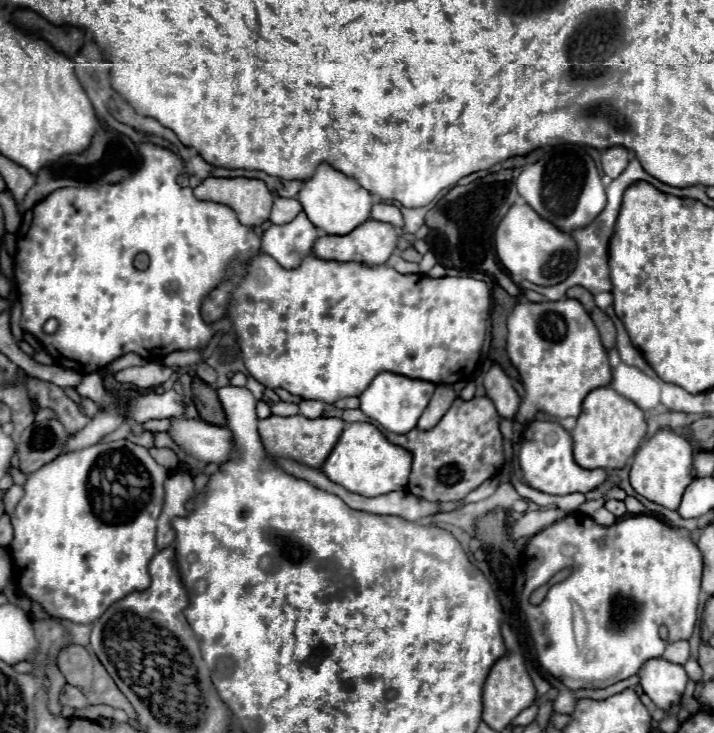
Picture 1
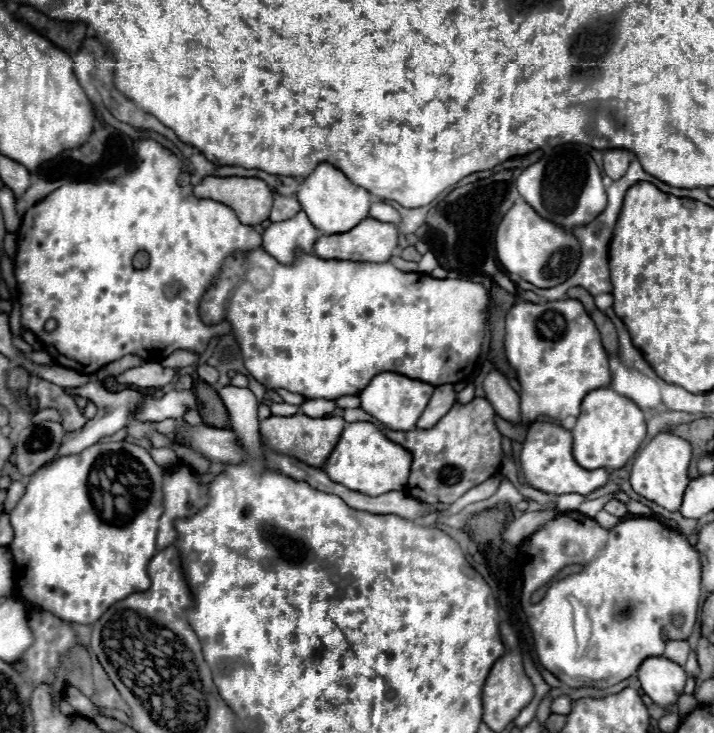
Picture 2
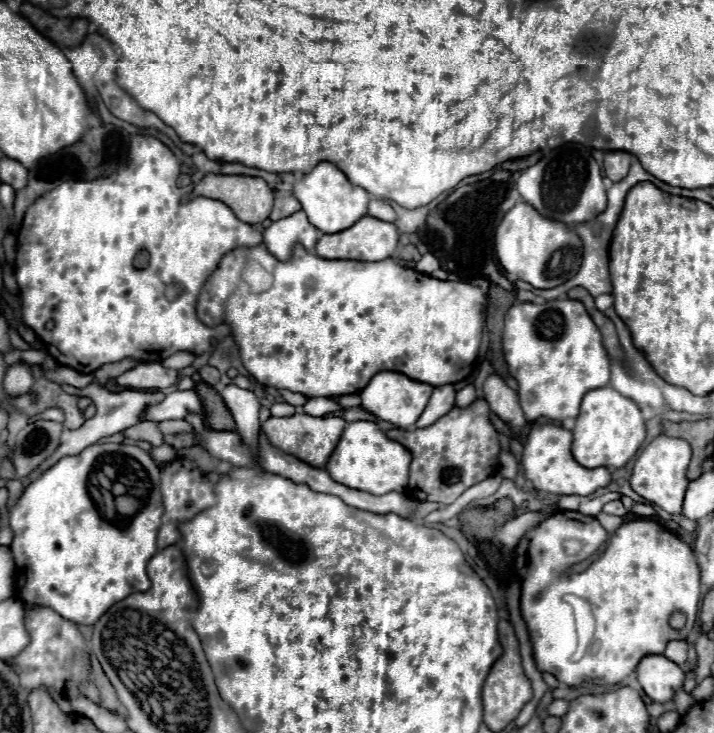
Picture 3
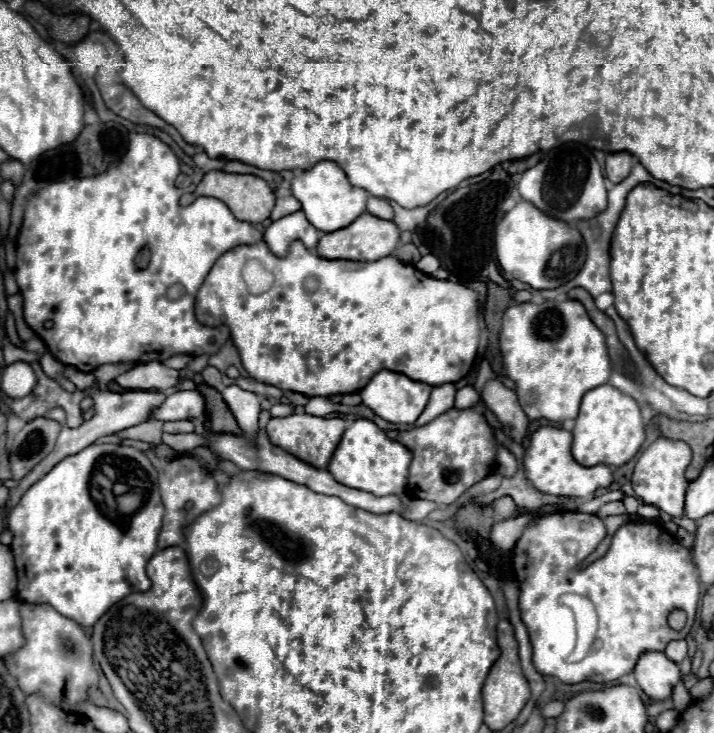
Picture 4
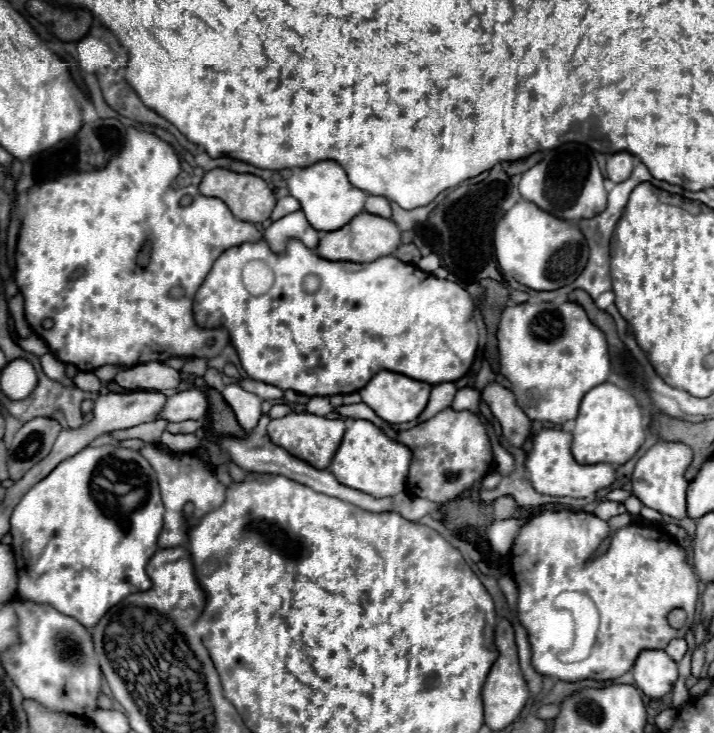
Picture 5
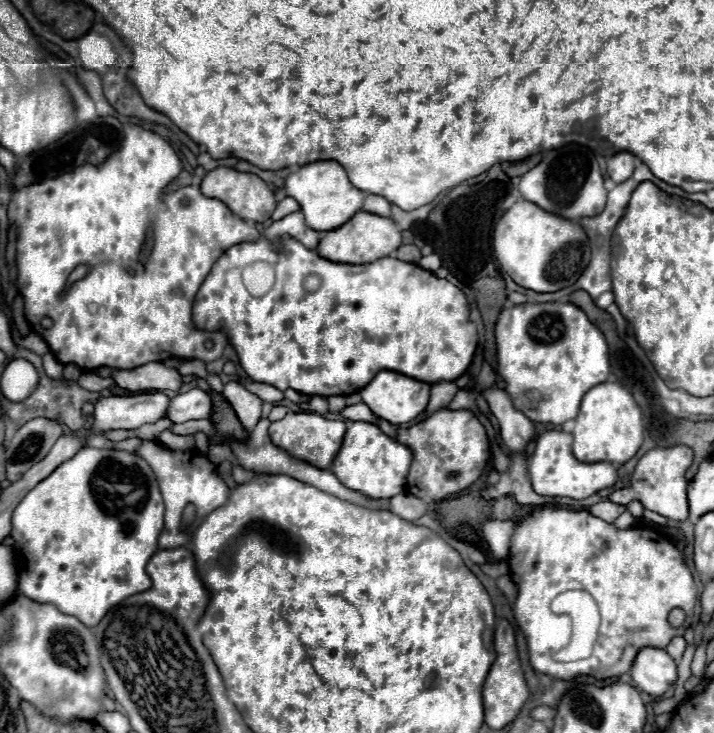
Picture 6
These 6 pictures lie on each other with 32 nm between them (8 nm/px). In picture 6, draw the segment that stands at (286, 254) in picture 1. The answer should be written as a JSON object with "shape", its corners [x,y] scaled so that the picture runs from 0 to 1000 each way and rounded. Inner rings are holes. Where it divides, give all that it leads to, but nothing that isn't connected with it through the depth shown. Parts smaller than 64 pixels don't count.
{"shape":[[[423,289],[403,292],[401,297],[384,303],[378,311],[370,314],[370,325],[375,325],[378,330],[392,327],[395,322],[415,325],[417,330],[423,330],[431,338],[443,338],[445,330],[448,330],[448,317],[443,317],[443,314],[437,314],[437,311],[429,308]]]}

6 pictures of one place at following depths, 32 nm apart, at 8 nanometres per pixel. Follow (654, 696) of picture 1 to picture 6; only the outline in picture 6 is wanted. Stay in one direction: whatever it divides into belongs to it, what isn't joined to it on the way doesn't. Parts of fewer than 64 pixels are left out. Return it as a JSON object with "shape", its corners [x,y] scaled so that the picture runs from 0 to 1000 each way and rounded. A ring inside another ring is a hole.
{"shape":[[[899,884],[882,920],[888,936],[910,950],[927,950],[950,925],[947,903],[927,884]]]}

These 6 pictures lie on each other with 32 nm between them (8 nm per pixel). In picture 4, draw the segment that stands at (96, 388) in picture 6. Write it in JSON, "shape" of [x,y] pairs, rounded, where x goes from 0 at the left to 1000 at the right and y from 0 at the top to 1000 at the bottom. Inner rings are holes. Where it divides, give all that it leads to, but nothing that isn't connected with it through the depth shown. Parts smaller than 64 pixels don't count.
{"shape":[[[95,499],[90,502],[87,513],[90,513],[92,518],[98,518],[109,532],[120,532],[120,529],[134,527],[134,516],[132,516],[132,510],[115,510],[115,508],[106,508],[106,505],[95,502]]]}

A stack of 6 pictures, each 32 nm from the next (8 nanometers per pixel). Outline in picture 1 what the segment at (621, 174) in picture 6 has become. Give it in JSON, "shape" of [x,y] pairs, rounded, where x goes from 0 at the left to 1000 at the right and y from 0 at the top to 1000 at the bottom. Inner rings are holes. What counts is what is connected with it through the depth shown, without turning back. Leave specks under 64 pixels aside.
{"shape":[[[868,199],[849,202],[849,205],[843,207],[843,216],[840,216],[843,232],[846,232],[846,237],[854,240],[854,243],[868,240],[868,237],[874,235],[880,218],[882,218],[882,207],[880,207],[877,202],[868,202]]]}

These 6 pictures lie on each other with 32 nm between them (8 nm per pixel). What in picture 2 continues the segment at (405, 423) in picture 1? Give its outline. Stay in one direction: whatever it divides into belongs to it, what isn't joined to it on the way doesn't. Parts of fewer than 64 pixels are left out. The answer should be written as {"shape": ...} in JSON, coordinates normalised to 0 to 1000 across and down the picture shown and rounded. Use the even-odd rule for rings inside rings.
{"shape":[[[532,508],[504,535],[504,548],[507,548],[504,557],[513,565],[518,565],[521,570],[527,570],[532,578],[543,581],[546,587],[571,589],[583,581],[585,568],[591,568],[605,535],[608,535],[605,524],[597,524],[597,521],[588,521],[588,518],[574,518],[574,516],[569,516],[563,510],[552,510],[552,508]]]}

